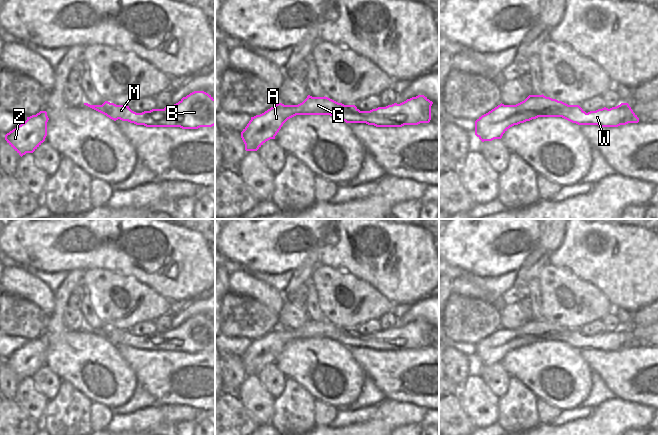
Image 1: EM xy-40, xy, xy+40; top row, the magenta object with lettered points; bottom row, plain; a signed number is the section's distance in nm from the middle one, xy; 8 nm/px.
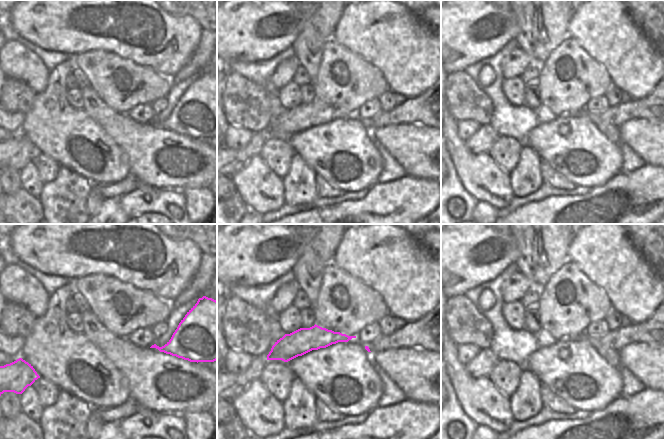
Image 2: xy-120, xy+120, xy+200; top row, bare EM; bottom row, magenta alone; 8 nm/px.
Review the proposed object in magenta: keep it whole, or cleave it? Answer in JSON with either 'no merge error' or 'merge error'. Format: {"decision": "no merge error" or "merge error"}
{"decision": "no merge error"}

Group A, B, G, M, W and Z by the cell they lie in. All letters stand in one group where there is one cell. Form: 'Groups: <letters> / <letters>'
Groups: A B G M W Z

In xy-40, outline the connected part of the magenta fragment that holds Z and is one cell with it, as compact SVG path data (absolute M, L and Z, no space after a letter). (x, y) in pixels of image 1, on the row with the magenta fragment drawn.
M46 111L27 117L27 120L7 133L5 140L22 157L26 153L33 153L47 136Z

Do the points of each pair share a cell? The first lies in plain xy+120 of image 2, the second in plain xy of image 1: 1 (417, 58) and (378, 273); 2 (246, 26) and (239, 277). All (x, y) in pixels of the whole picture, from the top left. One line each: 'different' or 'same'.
1: same
2: different

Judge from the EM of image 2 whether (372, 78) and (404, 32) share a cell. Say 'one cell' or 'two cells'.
two cells

